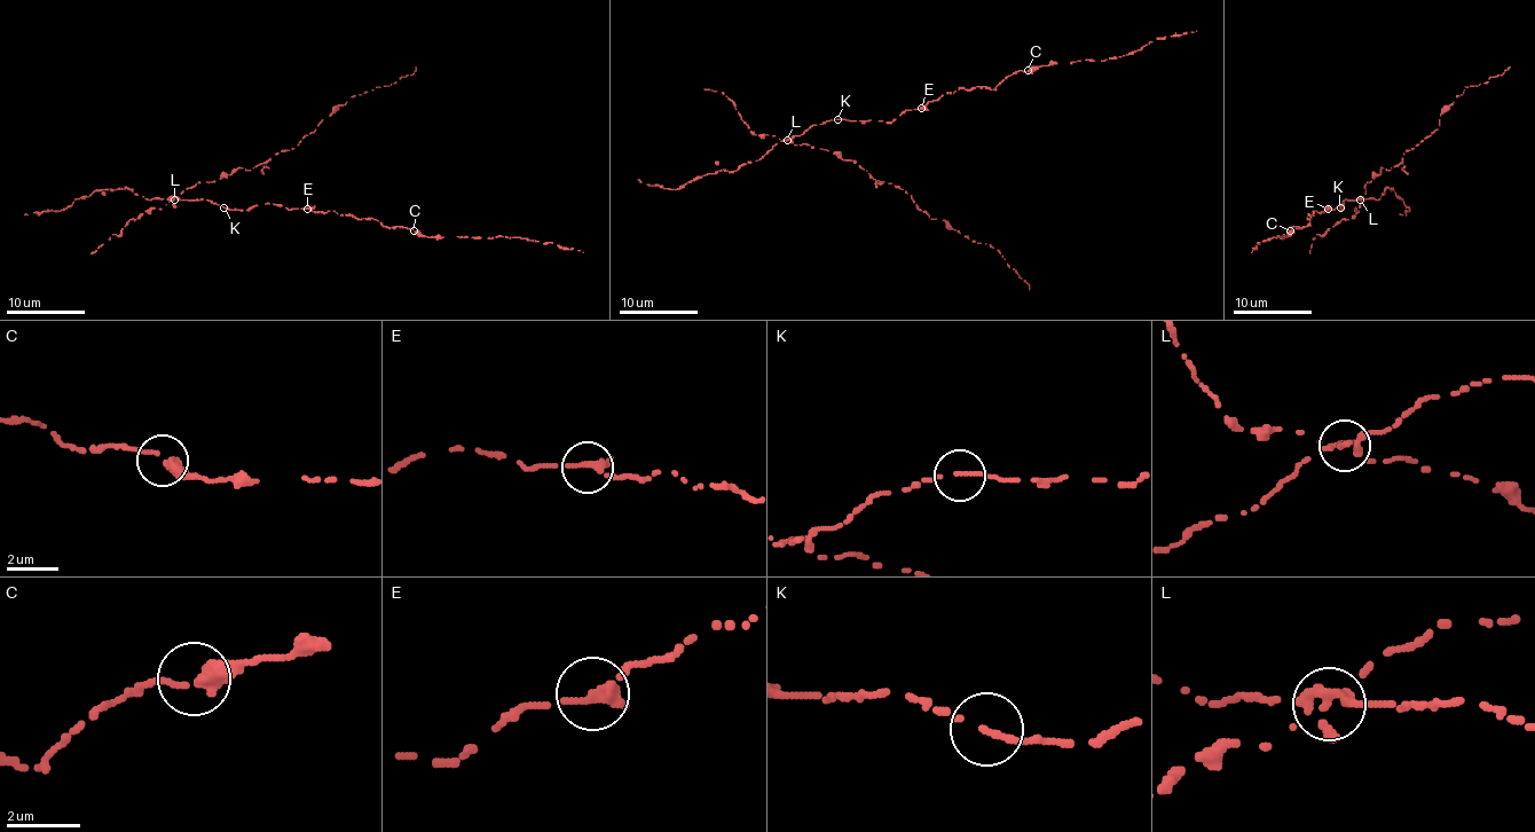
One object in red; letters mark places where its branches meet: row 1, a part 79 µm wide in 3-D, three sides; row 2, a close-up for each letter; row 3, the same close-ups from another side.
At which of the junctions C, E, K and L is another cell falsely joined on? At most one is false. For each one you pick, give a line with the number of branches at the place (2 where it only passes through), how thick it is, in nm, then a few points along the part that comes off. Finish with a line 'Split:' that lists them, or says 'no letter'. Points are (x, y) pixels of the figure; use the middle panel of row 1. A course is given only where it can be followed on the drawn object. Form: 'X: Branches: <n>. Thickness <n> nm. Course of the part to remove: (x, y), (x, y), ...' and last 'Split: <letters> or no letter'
L: Branches: 2. Thickness 280 nm. Course of the part to remove: (788, 139), (833, 152), (903, 189), (930, 218), (990, 244), (1030, 290)
Split: L

